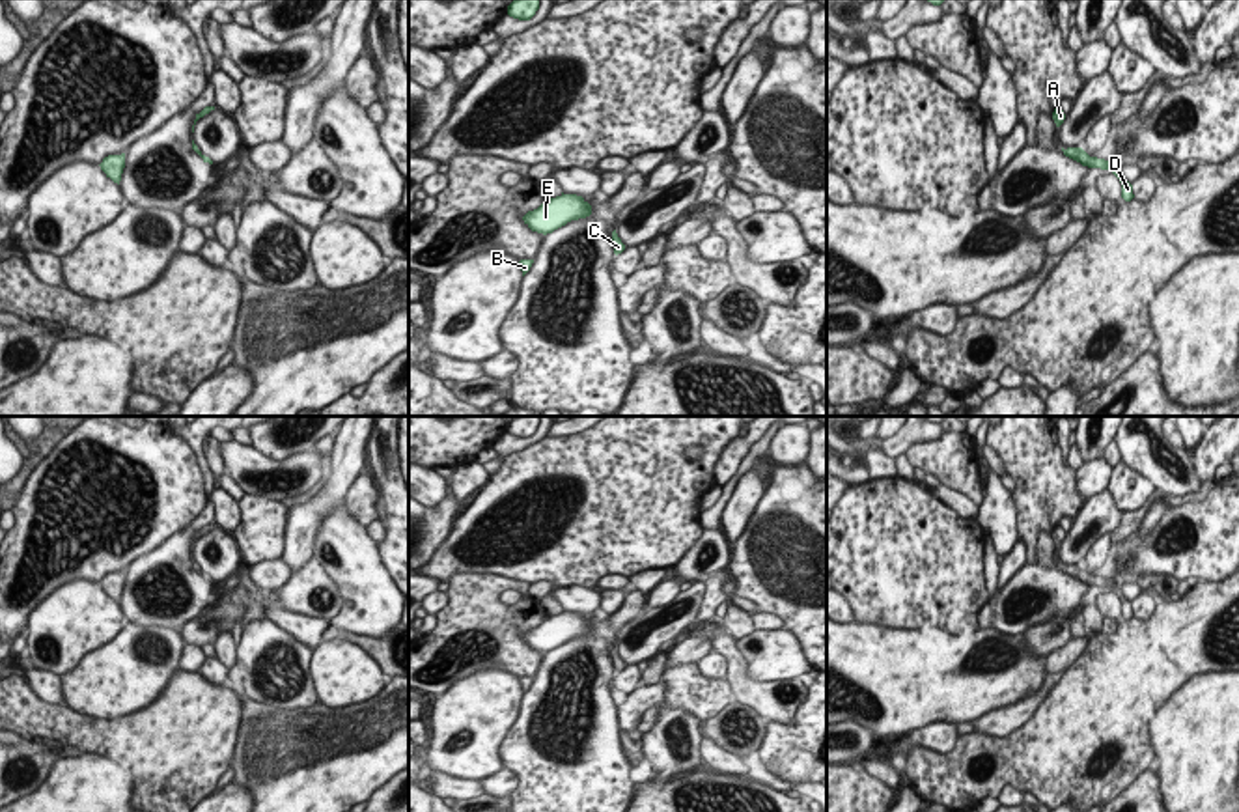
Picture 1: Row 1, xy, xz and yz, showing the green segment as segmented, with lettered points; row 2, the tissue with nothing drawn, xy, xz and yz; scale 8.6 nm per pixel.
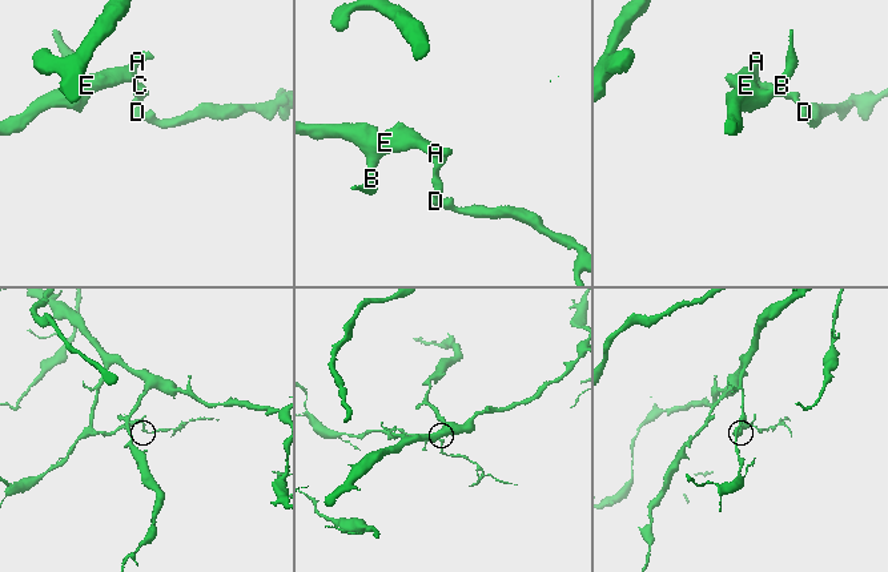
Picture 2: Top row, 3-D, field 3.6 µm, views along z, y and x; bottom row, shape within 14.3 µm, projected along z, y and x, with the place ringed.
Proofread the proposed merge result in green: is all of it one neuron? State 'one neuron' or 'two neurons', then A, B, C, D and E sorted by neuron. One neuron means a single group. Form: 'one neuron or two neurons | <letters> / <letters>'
one neuron | A B C D E

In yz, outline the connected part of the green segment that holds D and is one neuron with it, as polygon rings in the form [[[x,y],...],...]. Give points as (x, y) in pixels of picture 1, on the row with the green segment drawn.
[[[1062,147],[1062,151],[1065,157],[1080,162],[1082,166],[1110,170],[1121,183],[1121,198],[1125,202],[1131,202],[1135,198],[1133,185],[1123,177],[1118,161],[1105,161],[1105,159],[1090,157],[1082,147],[1067,147],[1067,149]]]

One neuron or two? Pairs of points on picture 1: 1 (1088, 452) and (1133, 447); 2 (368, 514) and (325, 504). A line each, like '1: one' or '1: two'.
1: two
2: two

